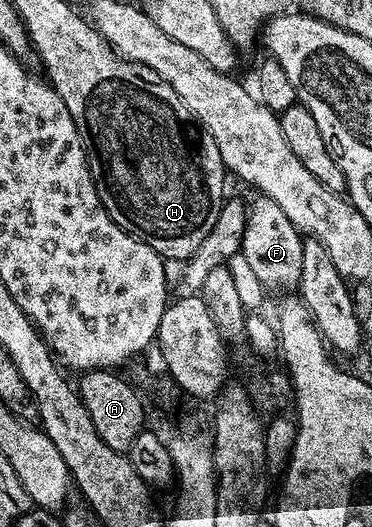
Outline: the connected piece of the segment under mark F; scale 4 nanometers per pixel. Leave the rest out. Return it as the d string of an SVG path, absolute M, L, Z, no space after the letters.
M257 196L249 210L249 219L243 222L240 253L247 258L266 291L296 291L300 287L304 247L302 231L296 230L291 220L283 216L283 208L273 198Z

